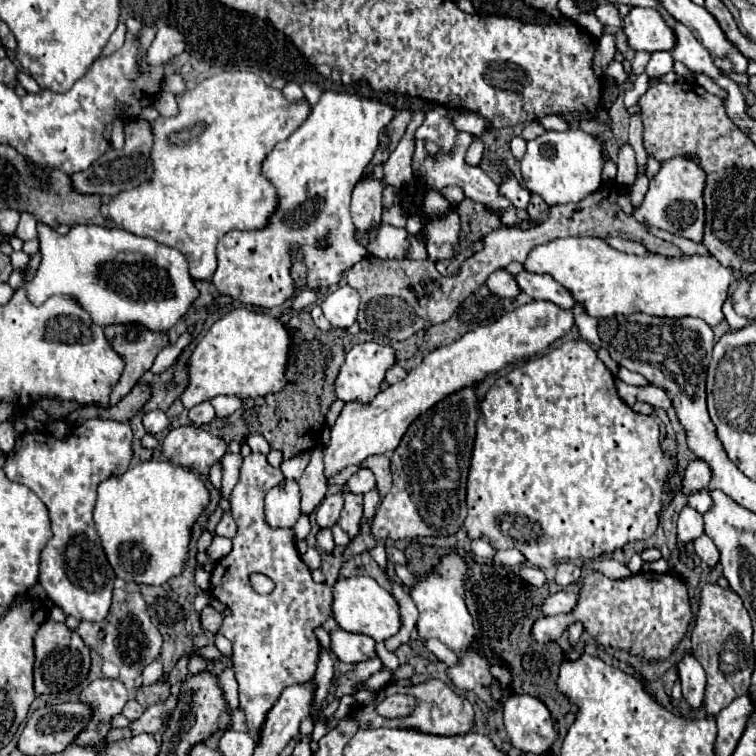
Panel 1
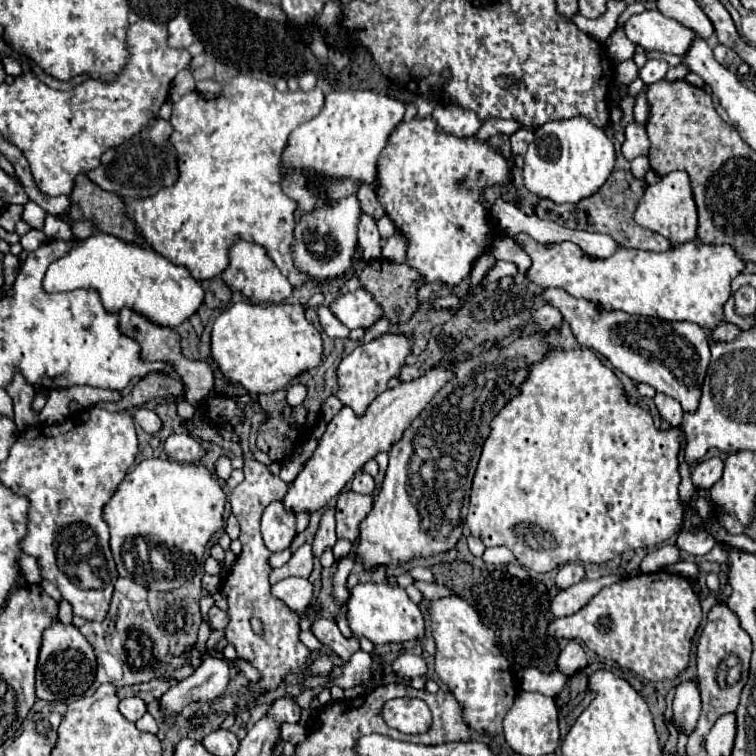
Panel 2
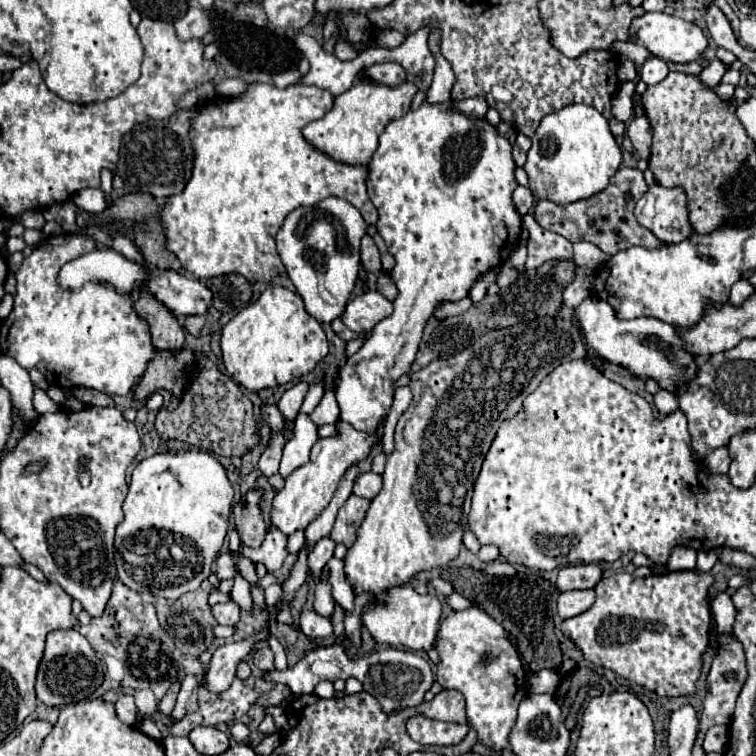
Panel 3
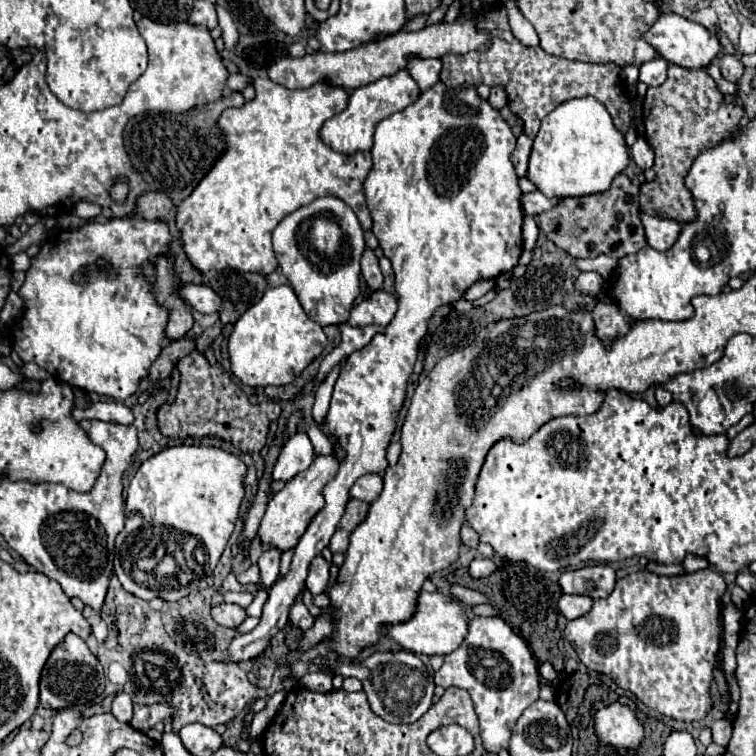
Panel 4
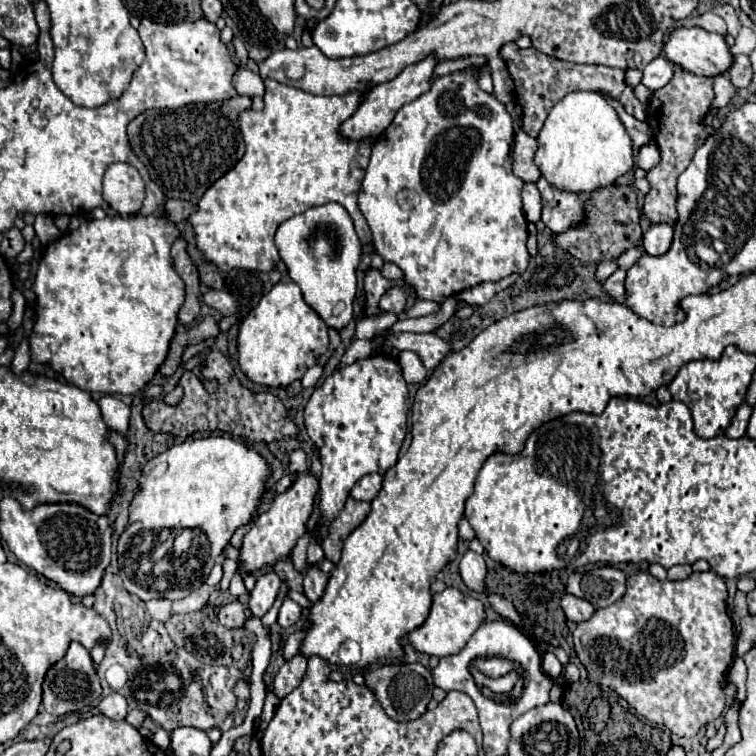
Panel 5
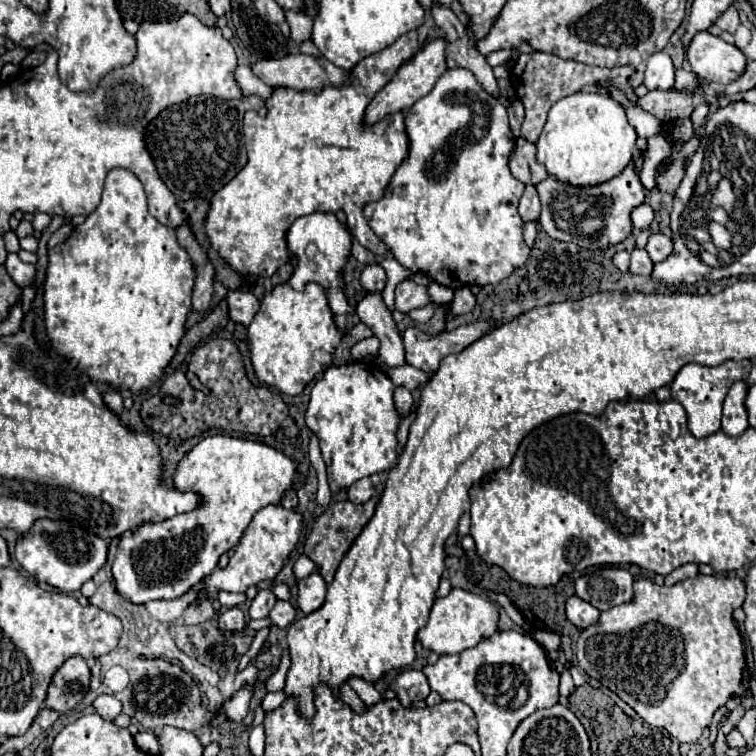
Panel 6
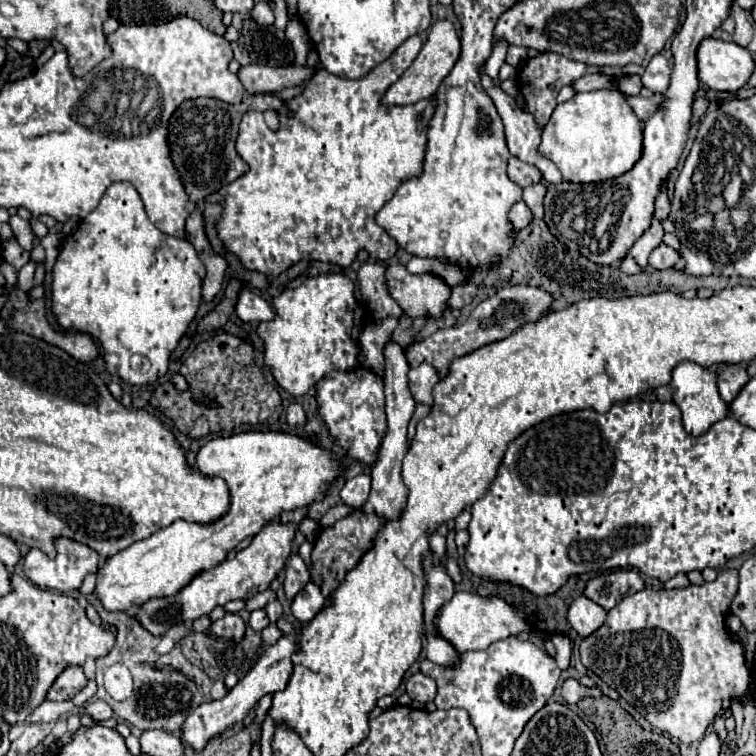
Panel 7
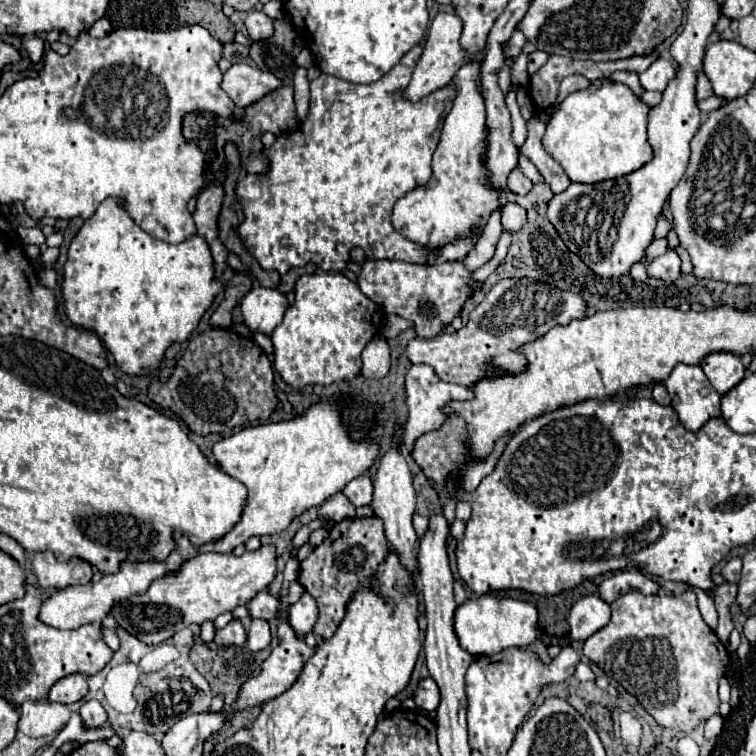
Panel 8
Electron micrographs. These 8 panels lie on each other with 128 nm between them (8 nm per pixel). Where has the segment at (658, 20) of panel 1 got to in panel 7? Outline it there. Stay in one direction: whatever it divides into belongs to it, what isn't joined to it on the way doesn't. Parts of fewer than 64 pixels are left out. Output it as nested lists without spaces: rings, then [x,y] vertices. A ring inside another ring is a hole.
[[[704,38],[696,52],[698,78],[712,90],[736,92],[754,72],[750,52],[734,42]]]

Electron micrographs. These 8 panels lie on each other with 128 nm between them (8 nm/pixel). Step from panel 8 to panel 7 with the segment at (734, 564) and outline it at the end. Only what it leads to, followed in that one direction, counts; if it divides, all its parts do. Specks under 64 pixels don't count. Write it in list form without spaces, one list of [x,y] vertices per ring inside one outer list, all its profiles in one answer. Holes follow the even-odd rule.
[[[720,570],[714,582],[690,584],[686,588],[644,588],[614,606],[606,622],[580,642],[580,660],[602,682],[632,704],[656,730],[692,744],[704,738],[724,700],[742,698],[750,686],[742,644],[730,636],[726,618],[738,588],[738,570]]]

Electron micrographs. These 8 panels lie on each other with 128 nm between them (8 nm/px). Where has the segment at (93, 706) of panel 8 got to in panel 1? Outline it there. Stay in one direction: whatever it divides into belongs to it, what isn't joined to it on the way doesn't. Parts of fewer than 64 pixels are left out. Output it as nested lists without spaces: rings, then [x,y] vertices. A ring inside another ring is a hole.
[[[128,700],[126,706],[124,706],[124,710],[122,710],[122,714],[124,714],[128,720],[138,720],[138,718],[142,716],[142,712],[144,712],[144,708],[142,708],[136,700]]]

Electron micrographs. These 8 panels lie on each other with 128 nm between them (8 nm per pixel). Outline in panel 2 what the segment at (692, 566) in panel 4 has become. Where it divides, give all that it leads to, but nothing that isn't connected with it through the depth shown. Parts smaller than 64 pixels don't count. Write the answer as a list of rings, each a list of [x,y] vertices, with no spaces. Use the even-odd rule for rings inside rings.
[[[662,546],[662,548],[656,548],[652,552],[648,552],[640,564],[642,572],[658,572],[662,566],[668,566],[668,564],[674,564],[680,560],[680,552],[678,552],[678,546]]]

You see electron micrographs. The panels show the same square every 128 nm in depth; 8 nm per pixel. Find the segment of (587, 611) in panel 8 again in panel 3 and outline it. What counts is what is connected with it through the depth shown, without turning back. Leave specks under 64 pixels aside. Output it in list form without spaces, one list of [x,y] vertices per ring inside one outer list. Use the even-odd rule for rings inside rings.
[[[568,590],[558,596],[558,616],[572,618],[586,612],[594,604],[594,590]]]

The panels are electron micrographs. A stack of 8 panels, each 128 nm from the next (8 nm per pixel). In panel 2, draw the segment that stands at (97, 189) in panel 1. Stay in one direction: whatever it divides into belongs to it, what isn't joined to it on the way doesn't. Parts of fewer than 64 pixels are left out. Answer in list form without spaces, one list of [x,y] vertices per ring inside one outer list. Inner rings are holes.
[[[150,120],[136,136],[118,146],[118,152],[110,164],[100,164],[92,172],[88,172],[88,178],[102,190],[114,192],[124,200],[154,196],[158,190],[174,184],[178,178],[176,152],[174,146],[168,142],[170,134],[172,126],[168,120]]]

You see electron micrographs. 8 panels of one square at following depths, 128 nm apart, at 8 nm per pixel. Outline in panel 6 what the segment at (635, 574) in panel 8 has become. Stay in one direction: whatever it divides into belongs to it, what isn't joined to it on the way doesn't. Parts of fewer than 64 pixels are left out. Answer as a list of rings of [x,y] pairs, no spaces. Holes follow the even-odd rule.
[[[600,568],[574,580],[576,596],[590,602],[598,610],[632,600],[632,574],[624,568]]]

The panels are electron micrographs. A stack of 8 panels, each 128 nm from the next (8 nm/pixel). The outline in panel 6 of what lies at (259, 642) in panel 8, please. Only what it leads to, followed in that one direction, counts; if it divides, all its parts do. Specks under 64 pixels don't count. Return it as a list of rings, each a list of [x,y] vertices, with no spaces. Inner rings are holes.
[[[268,588],[268,590],[258,590],[256,598],[254,598],[252,604],[250,604],[250,618],[254,618],[254,620],[266,618],[266,616],[270,614],[274,602],[276,602],[276,596],[272,594],[270,588]]]

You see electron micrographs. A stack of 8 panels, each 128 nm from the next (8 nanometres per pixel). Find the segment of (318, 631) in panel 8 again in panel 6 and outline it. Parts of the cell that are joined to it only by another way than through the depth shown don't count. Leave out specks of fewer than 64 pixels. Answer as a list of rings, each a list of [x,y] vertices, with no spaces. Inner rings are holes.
[[[376,498],[364,502],[364,504],[354,504],[350,500],[340,500],[330,504],[324,514],[316,520],[312,534],[308,536],[306,544],[304,544],[304,554],[314,560],[320,568],[320,574],[324,576],[324,580],[330,584],[334,578],[334,572],[342,560],[342,556],[348,552],[348,548],[352,546],[352,542],[356,540],[356,536],[362,532],[362,528],[368,524],[368,520],[374,516],[376,510]]]

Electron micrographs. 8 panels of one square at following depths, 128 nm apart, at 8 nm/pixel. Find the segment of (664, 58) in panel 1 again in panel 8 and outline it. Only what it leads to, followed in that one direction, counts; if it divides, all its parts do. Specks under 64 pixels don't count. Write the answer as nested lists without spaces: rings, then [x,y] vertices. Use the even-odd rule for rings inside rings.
[[[656,58],[650,68],[646,72],[640,74],[640,82],[644,90],[658,90],[664,92],[664,88],[668,86],[668,82],[676,76],[676,68],[672,66],[672,62],[664,60],[664,58]]]

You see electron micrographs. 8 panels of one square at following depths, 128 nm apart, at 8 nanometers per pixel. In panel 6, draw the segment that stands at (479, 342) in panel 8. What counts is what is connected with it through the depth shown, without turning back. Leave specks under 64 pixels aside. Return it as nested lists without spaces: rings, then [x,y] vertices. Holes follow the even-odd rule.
[[[484,320],[460,326],[452,332],[440,332],[436,336],[424,334],[418,328],[408,328],[402,336],[404,350],[406,350],[406,362],[432,374],[438,370],[438,364],[442,358],[454,352],[462,352],[466,346],[470,346],[480,336],[484,336],[490,328],[492,324]]]

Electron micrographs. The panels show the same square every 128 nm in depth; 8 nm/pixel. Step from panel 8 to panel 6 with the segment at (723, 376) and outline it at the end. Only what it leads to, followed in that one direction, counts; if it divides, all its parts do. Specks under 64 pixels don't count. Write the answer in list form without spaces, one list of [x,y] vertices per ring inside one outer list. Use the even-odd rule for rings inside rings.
[[[742,380],[734,382],[726,396],[722,414],[722,432],[728,432],[728,436],[740,436],[740,432],[744,432],[750,426],[744,400],[746,400],[746,384]]]

